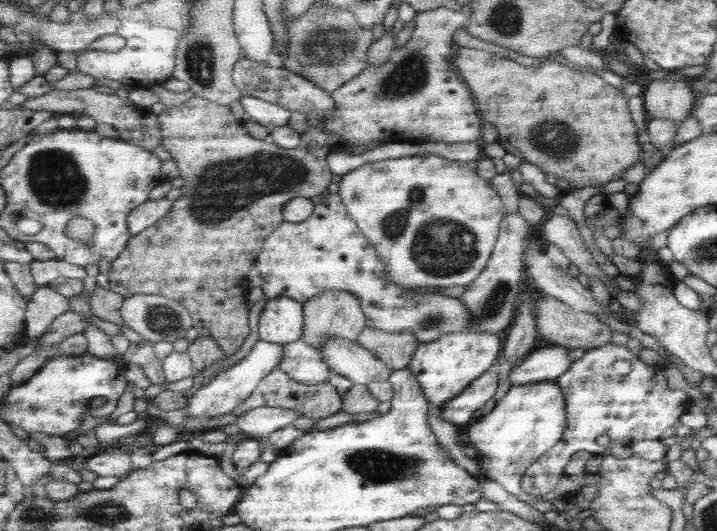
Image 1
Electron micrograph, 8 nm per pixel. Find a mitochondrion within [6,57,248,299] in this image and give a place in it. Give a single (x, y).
(55, 179)

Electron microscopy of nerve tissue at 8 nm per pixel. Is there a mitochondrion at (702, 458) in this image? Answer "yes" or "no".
no

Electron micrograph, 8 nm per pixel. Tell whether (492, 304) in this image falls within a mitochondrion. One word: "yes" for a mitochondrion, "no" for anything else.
yes

